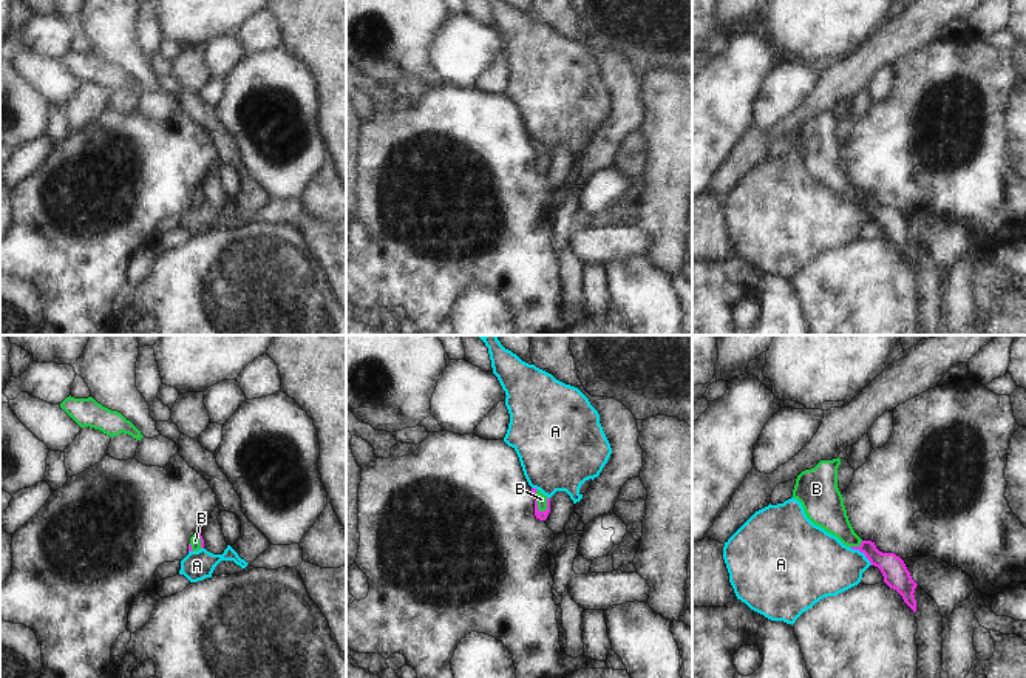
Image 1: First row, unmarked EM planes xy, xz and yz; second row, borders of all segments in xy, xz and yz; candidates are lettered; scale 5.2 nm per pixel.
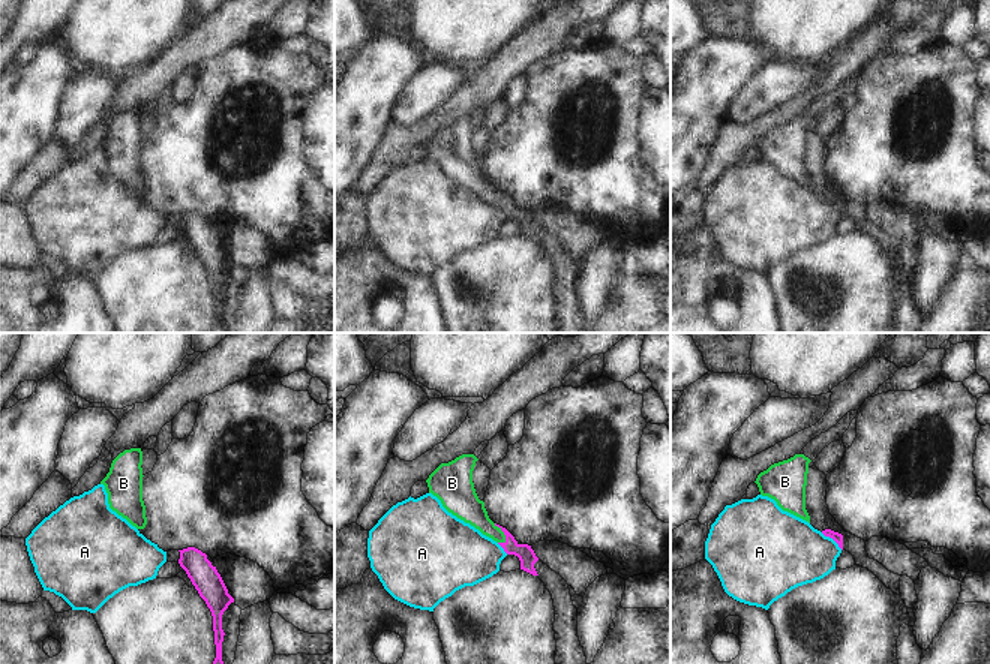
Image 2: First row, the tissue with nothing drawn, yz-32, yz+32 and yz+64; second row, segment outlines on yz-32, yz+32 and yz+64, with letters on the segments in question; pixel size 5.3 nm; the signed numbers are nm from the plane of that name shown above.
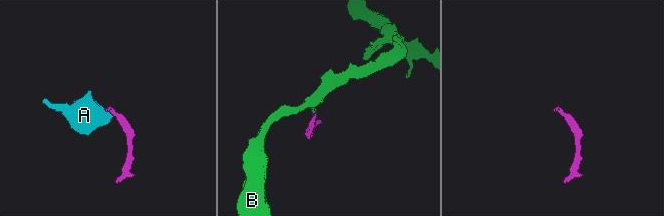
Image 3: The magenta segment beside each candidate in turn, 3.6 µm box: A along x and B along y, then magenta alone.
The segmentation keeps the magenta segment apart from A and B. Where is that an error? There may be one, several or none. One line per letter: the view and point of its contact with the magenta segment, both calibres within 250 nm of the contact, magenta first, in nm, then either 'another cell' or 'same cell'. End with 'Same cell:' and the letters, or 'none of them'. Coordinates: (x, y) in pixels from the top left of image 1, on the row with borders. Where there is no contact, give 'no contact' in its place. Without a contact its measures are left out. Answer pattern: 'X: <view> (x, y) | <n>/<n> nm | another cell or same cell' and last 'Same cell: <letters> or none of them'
A: yz (861, 552) | 140/360 nm | another cell
B: xz (547, 507) | 50/60 nm | same cell
Same cell: B

